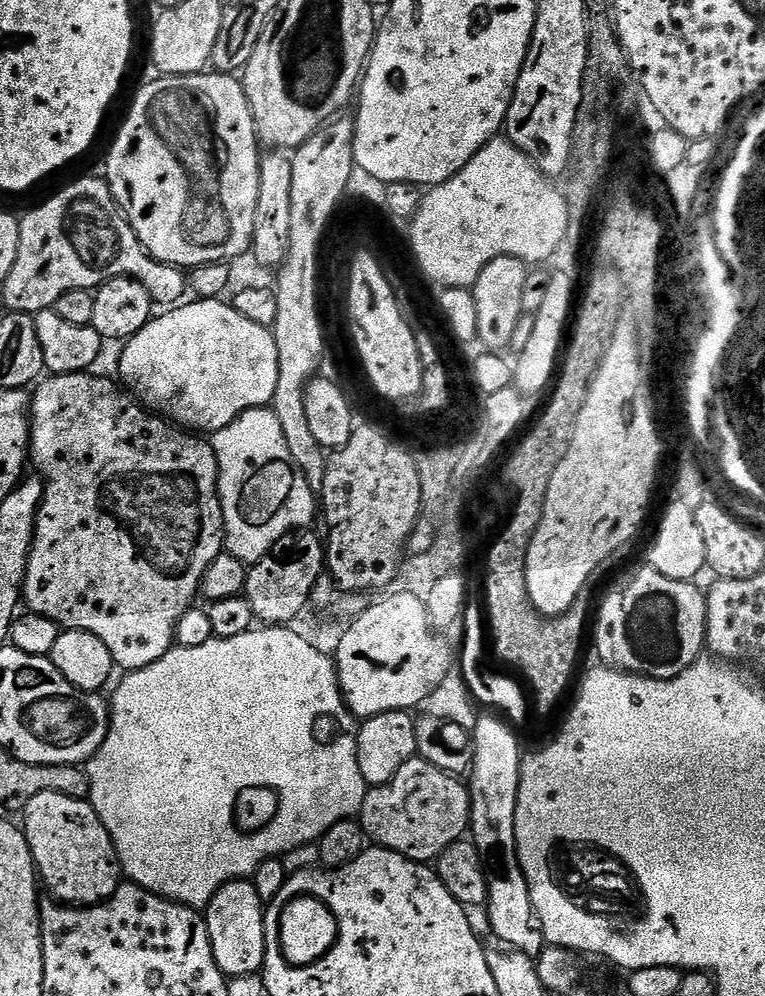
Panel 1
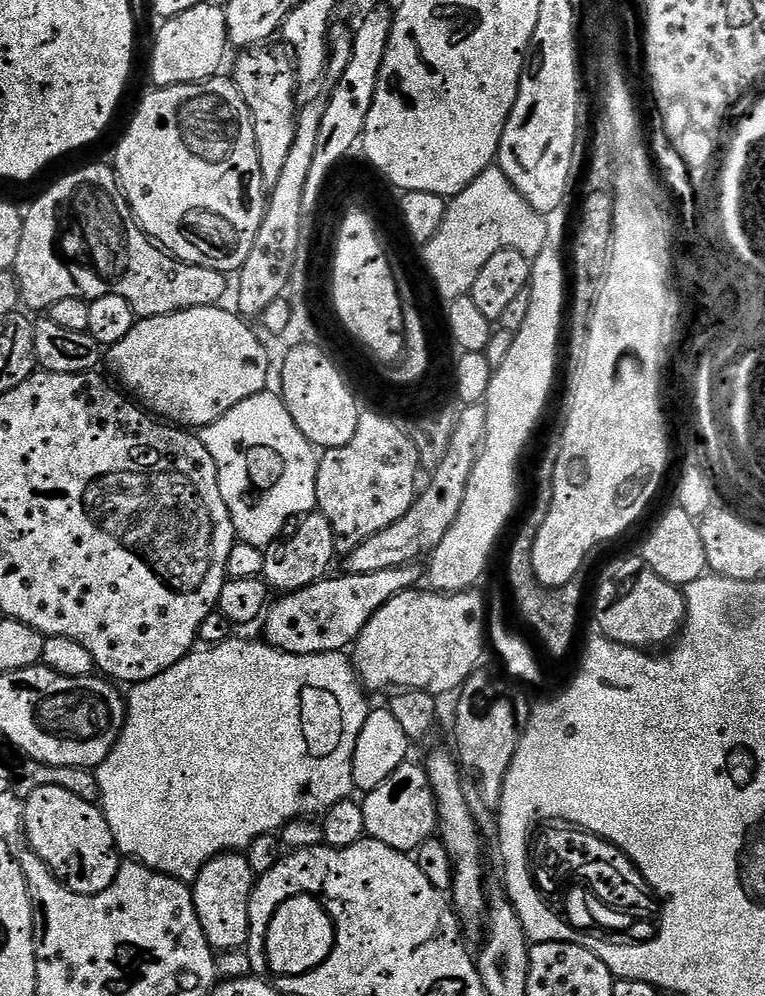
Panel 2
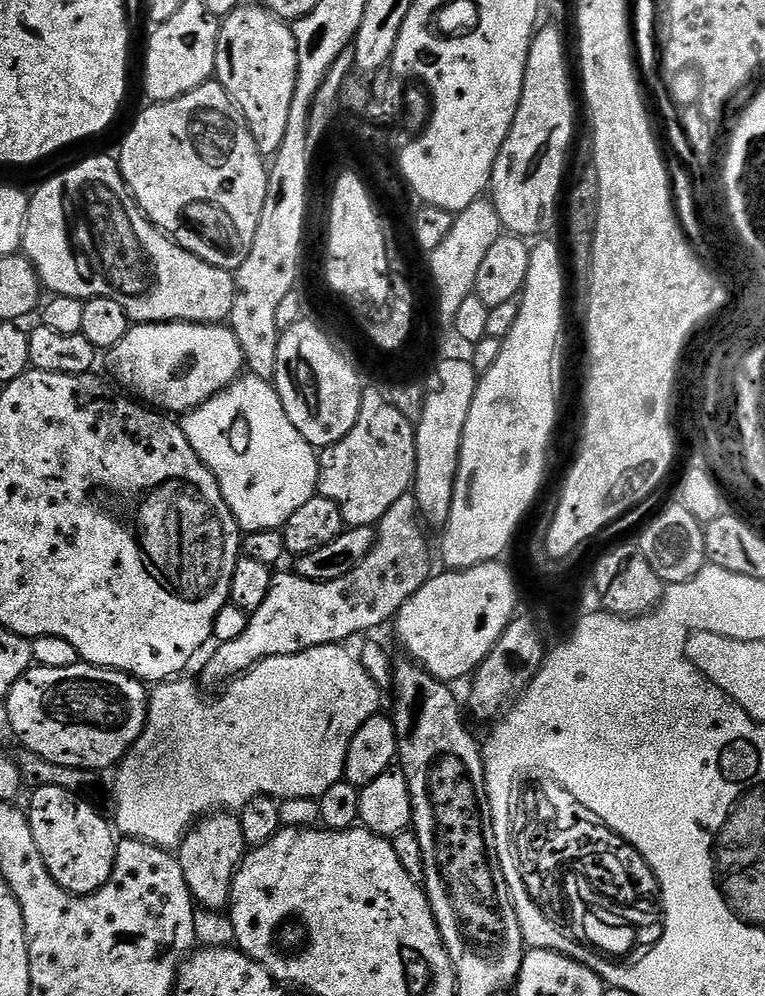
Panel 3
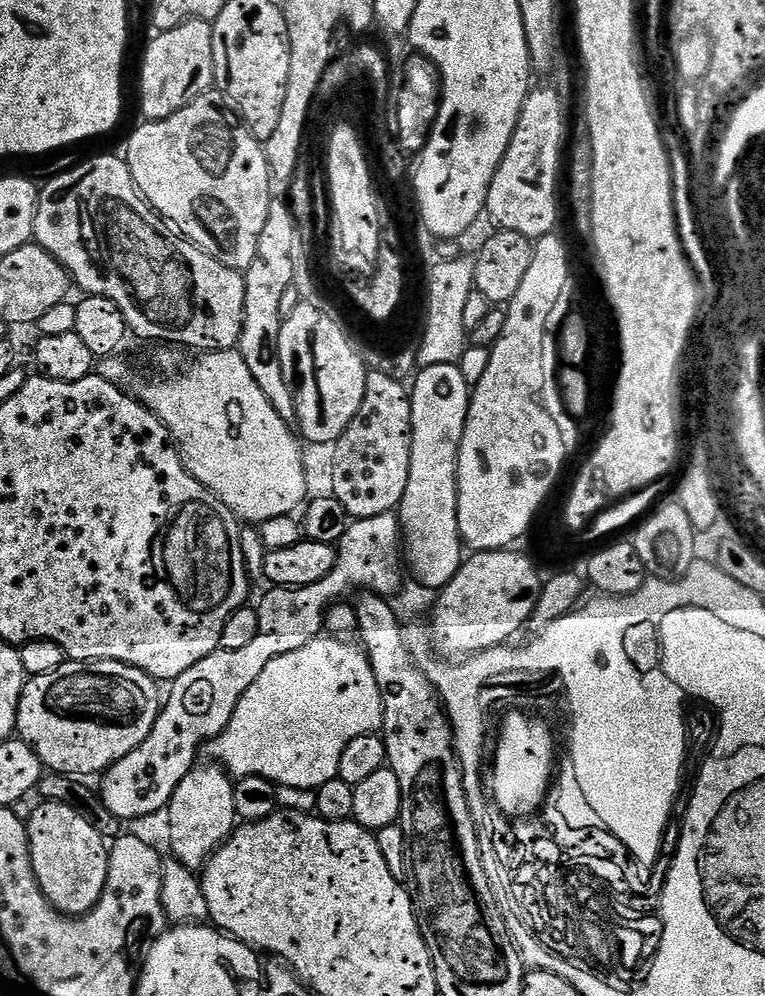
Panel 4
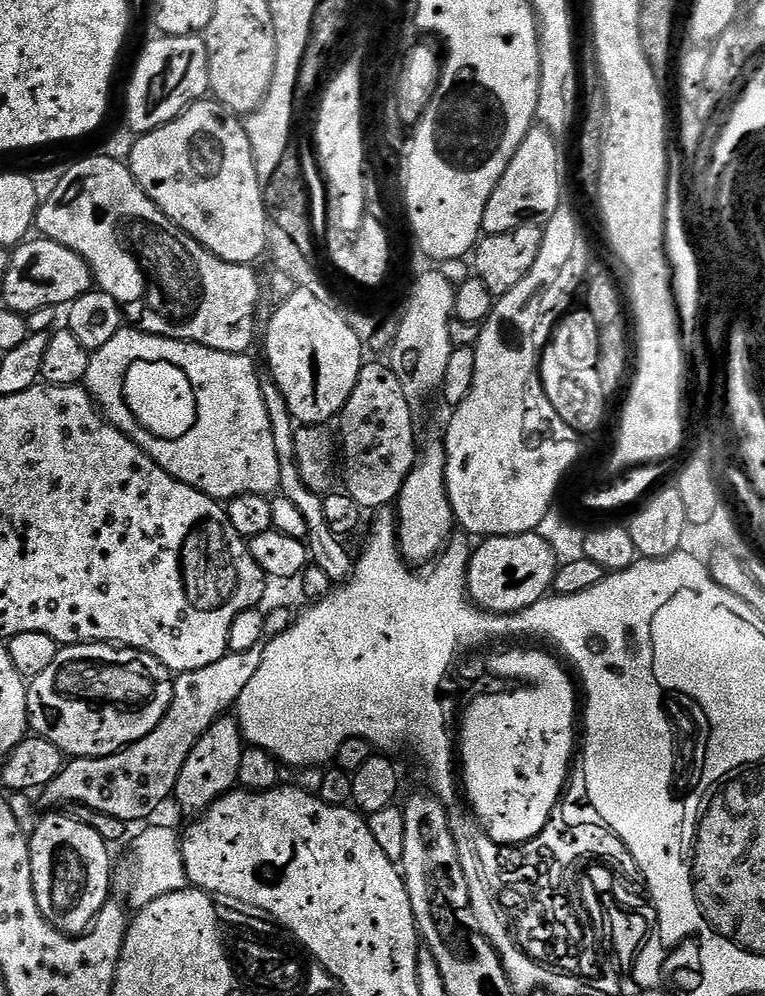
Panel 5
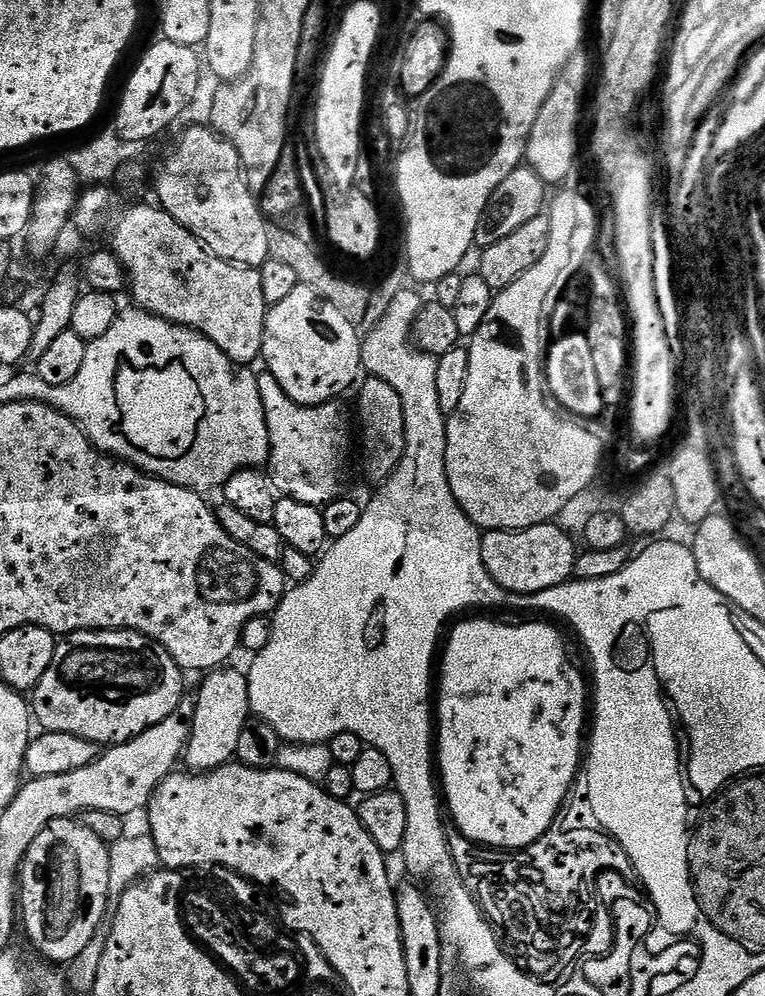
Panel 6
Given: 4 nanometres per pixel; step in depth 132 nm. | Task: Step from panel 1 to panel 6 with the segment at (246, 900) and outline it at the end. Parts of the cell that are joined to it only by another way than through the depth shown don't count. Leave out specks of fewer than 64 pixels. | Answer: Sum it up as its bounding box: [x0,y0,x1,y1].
[182,666,253,774]

